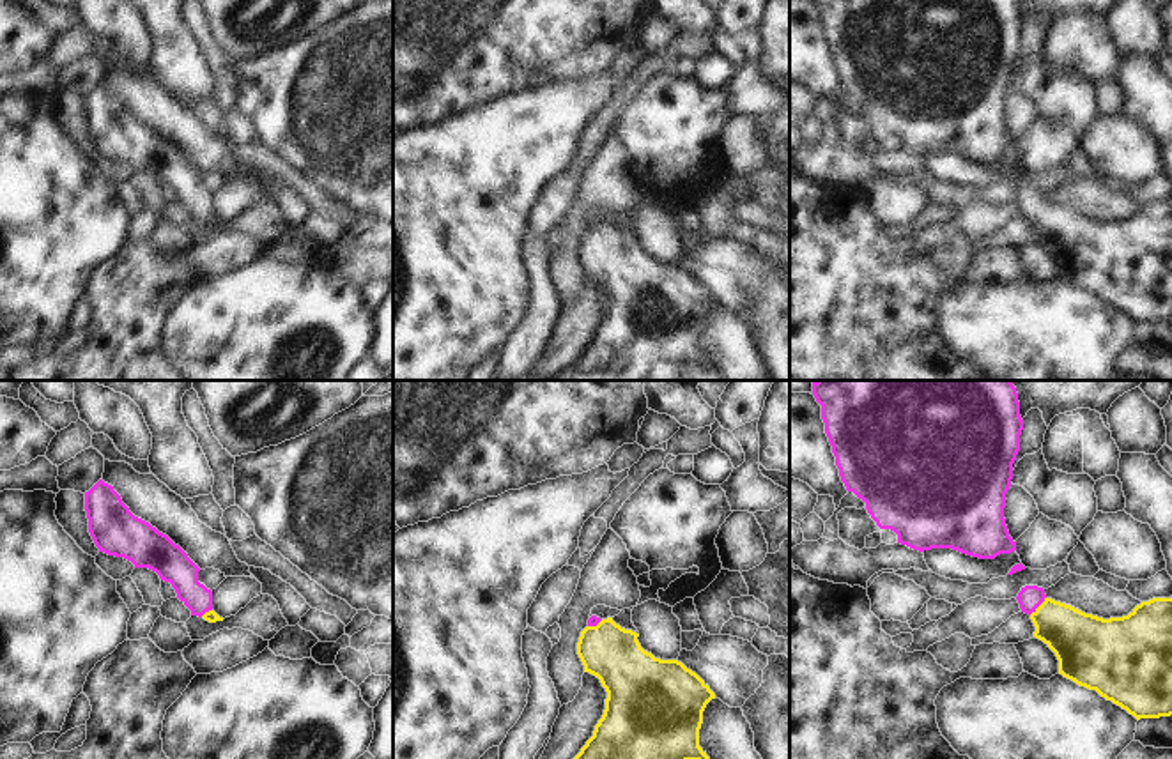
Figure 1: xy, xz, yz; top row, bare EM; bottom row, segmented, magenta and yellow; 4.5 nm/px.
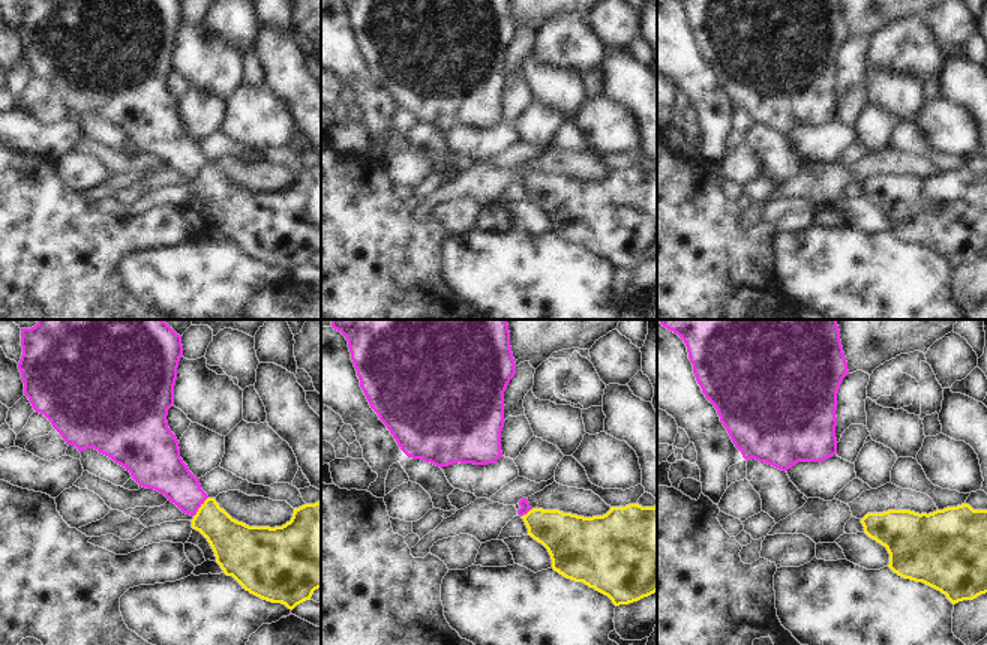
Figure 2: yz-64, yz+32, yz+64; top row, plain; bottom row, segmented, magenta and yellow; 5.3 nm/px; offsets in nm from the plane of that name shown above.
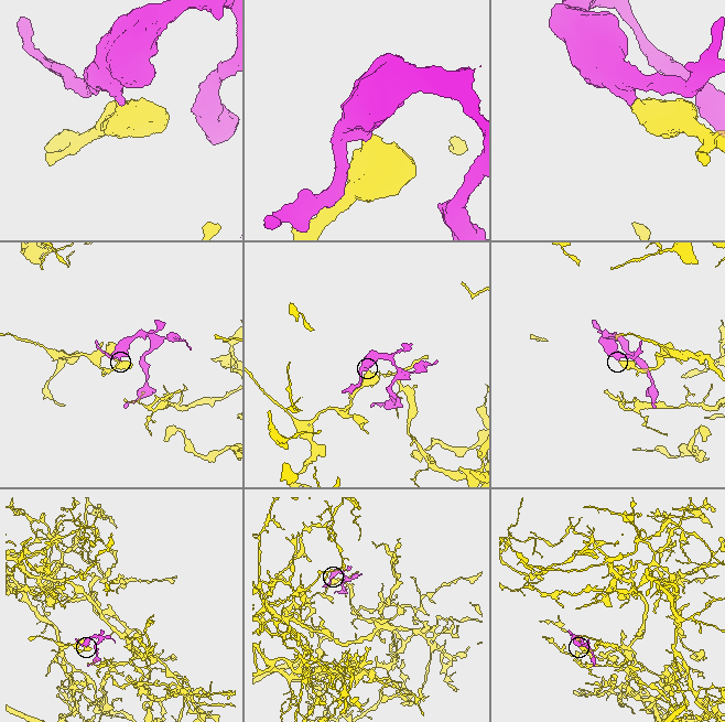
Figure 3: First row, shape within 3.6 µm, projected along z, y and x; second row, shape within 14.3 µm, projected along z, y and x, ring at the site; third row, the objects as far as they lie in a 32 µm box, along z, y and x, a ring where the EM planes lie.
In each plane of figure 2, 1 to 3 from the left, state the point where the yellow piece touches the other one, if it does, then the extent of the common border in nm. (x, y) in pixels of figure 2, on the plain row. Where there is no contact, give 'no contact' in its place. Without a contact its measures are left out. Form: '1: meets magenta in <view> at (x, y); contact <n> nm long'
1: meets magenta in yz-64 at (200, 170); contact 130 nm long
2: meets magenta in yz+32 at (525, 177); contact 60 nm long
3: no contact

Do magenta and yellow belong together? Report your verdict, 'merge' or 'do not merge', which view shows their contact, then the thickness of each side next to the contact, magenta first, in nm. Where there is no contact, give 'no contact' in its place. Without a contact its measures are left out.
merge; meets magenta in yz; 110 nm thick on the magenta side, 260 nm on the other

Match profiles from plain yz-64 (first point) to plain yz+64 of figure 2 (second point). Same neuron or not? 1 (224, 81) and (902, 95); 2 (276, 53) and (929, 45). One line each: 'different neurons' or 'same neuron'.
1: same neuron
2: different neurons

